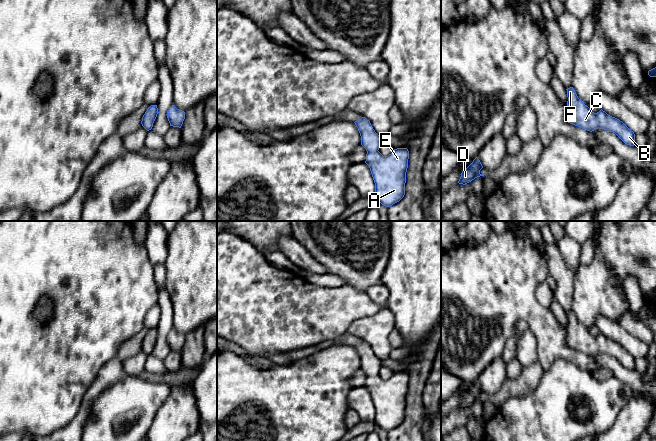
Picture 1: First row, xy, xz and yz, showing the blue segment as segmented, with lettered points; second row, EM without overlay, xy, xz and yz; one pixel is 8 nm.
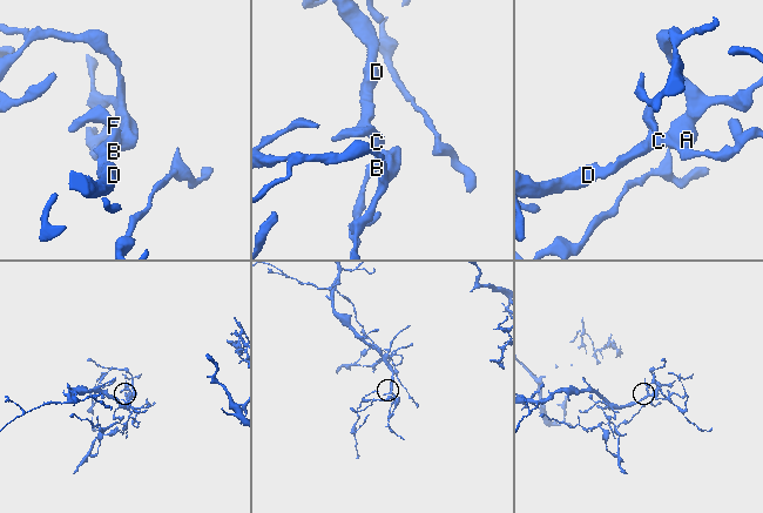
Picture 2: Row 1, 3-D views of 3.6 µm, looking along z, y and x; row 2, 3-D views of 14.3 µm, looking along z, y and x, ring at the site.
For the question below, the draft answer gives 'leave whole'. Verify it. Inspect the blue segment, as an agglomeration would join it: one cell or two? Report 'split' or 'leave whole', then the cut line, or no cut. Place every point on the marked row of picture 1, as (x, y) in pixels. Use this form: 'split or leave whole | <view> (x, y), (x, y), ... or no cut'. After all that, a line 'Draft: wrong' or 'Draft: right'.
leave whole | no cut
Draft: right

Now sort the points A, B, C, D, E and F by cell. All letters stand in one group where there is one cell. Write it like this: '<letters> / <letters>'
A B C D E F

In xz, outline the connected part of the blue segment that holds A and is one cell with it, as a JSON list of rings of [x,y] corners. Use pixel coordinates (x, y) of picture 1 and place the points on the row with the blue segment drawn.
[[[362,117],[354,123],[361,136],[361,145],[367,151],[365,163],[375,183],[375,199],[390,207],[405,195],[409,151],[397,148],[388,156],[383,156],[378,151],[381,136],[375,132],[370,121]]]

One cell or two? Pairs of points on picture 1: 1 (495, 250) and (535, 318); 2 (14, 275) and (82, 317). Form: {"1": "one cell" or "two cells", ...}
{"1": "one cell", "2": "one cell"}

